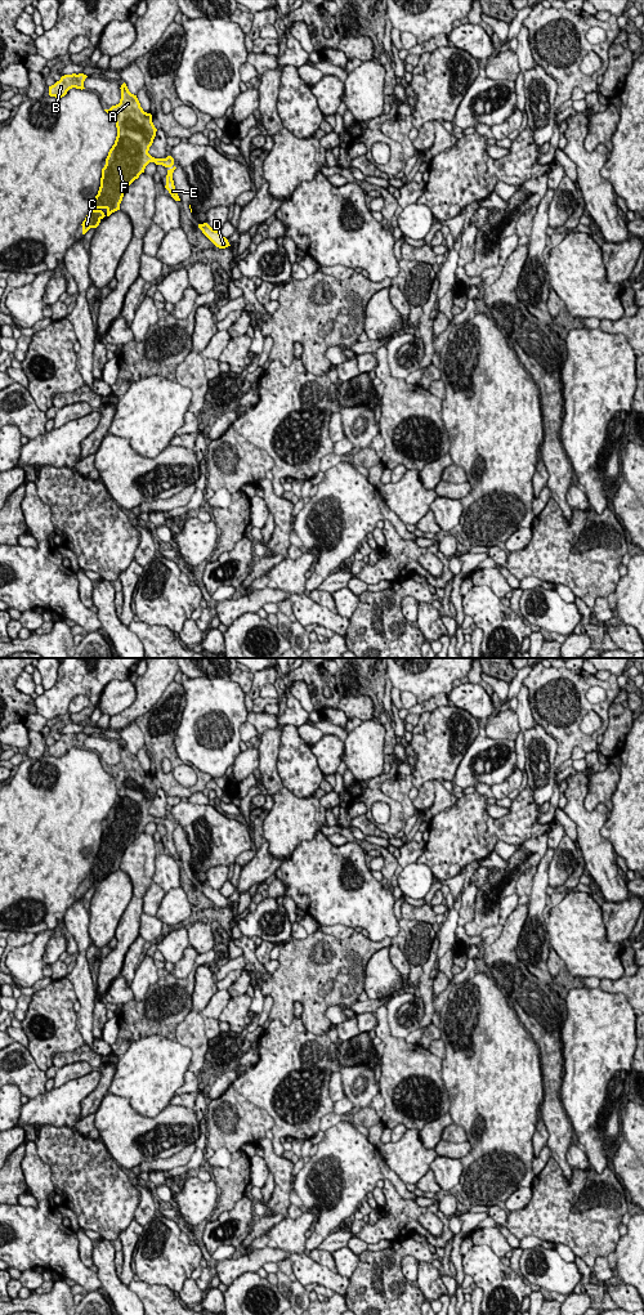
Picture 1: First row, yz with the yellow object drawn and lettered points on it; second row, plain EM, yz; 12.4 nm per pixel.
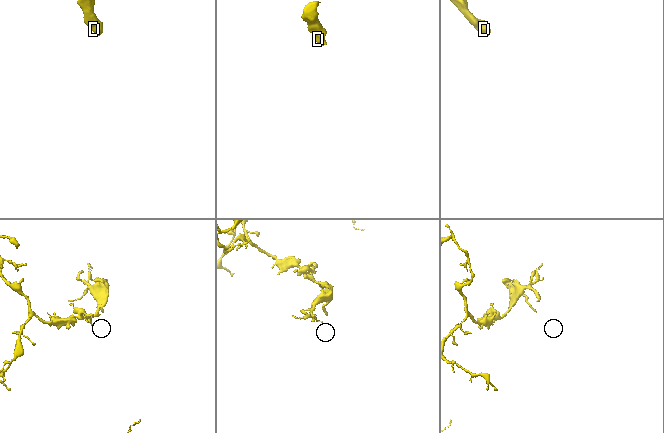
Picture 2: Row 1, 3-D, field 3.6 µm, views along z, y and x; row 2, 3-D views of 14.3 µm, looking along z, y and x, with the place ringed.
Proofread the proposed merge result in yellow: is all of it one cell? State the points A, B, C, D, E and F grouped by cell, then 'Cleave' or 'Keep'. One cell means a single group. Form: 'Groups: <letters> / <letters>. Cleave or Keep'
Groups: A B C D E F. Keep

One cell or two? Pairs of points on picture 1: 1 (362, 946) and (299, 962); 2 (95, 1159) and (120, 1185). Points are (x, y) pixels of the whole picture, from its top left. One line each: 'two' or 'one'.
1: one
2: one

